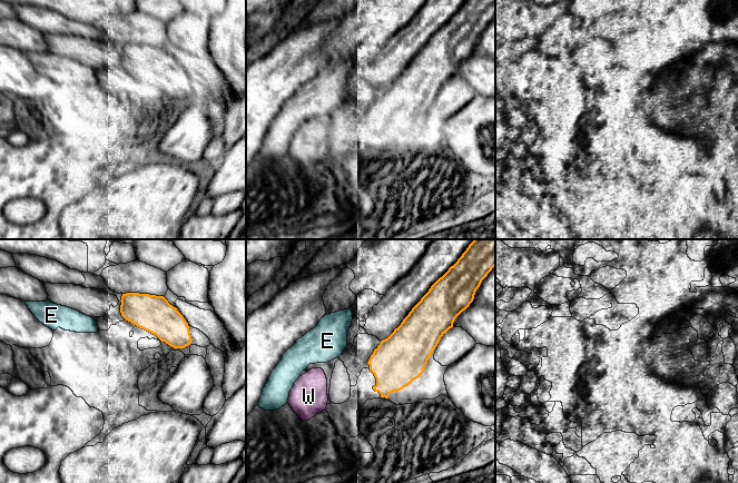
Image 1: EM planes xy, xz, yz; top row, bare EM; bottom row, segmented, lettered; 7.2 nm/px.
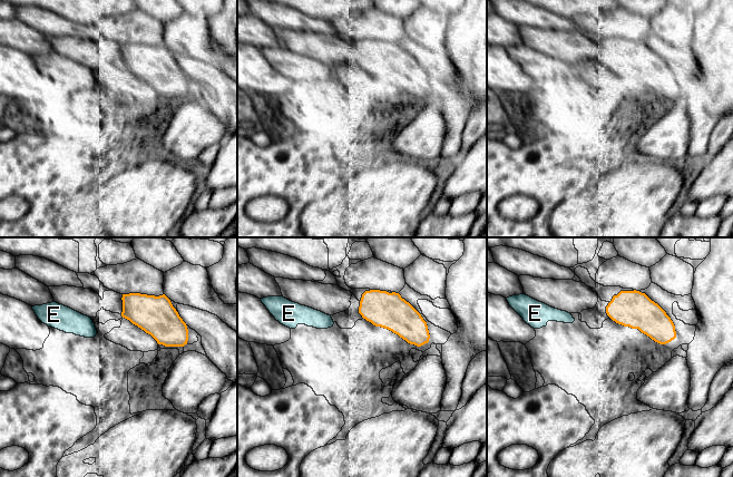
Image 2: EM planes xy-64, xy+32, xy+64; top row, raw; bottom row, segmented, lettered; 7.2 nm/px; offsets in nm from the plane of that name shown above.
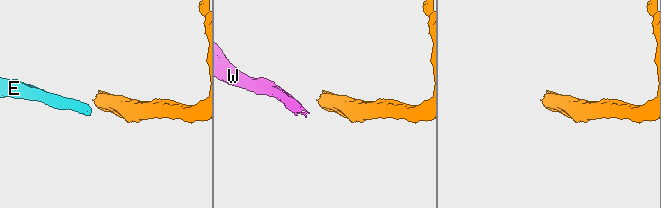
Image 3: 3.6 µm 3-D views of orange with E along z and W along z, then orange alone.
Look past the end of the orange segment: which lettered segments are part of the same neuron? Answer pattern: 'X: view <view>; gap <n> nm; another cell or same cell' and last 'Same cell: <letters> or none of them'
E: view xz; gap 190 nm; another cell
W: view xz; gap 320 nm; another cell
Same cell: none of them

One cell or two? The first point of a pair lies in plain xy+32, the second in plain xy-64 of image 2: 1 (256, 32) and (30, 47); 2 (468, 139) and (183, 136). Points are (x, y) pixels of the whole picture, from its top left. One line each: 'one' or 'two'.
1: one
2: two

